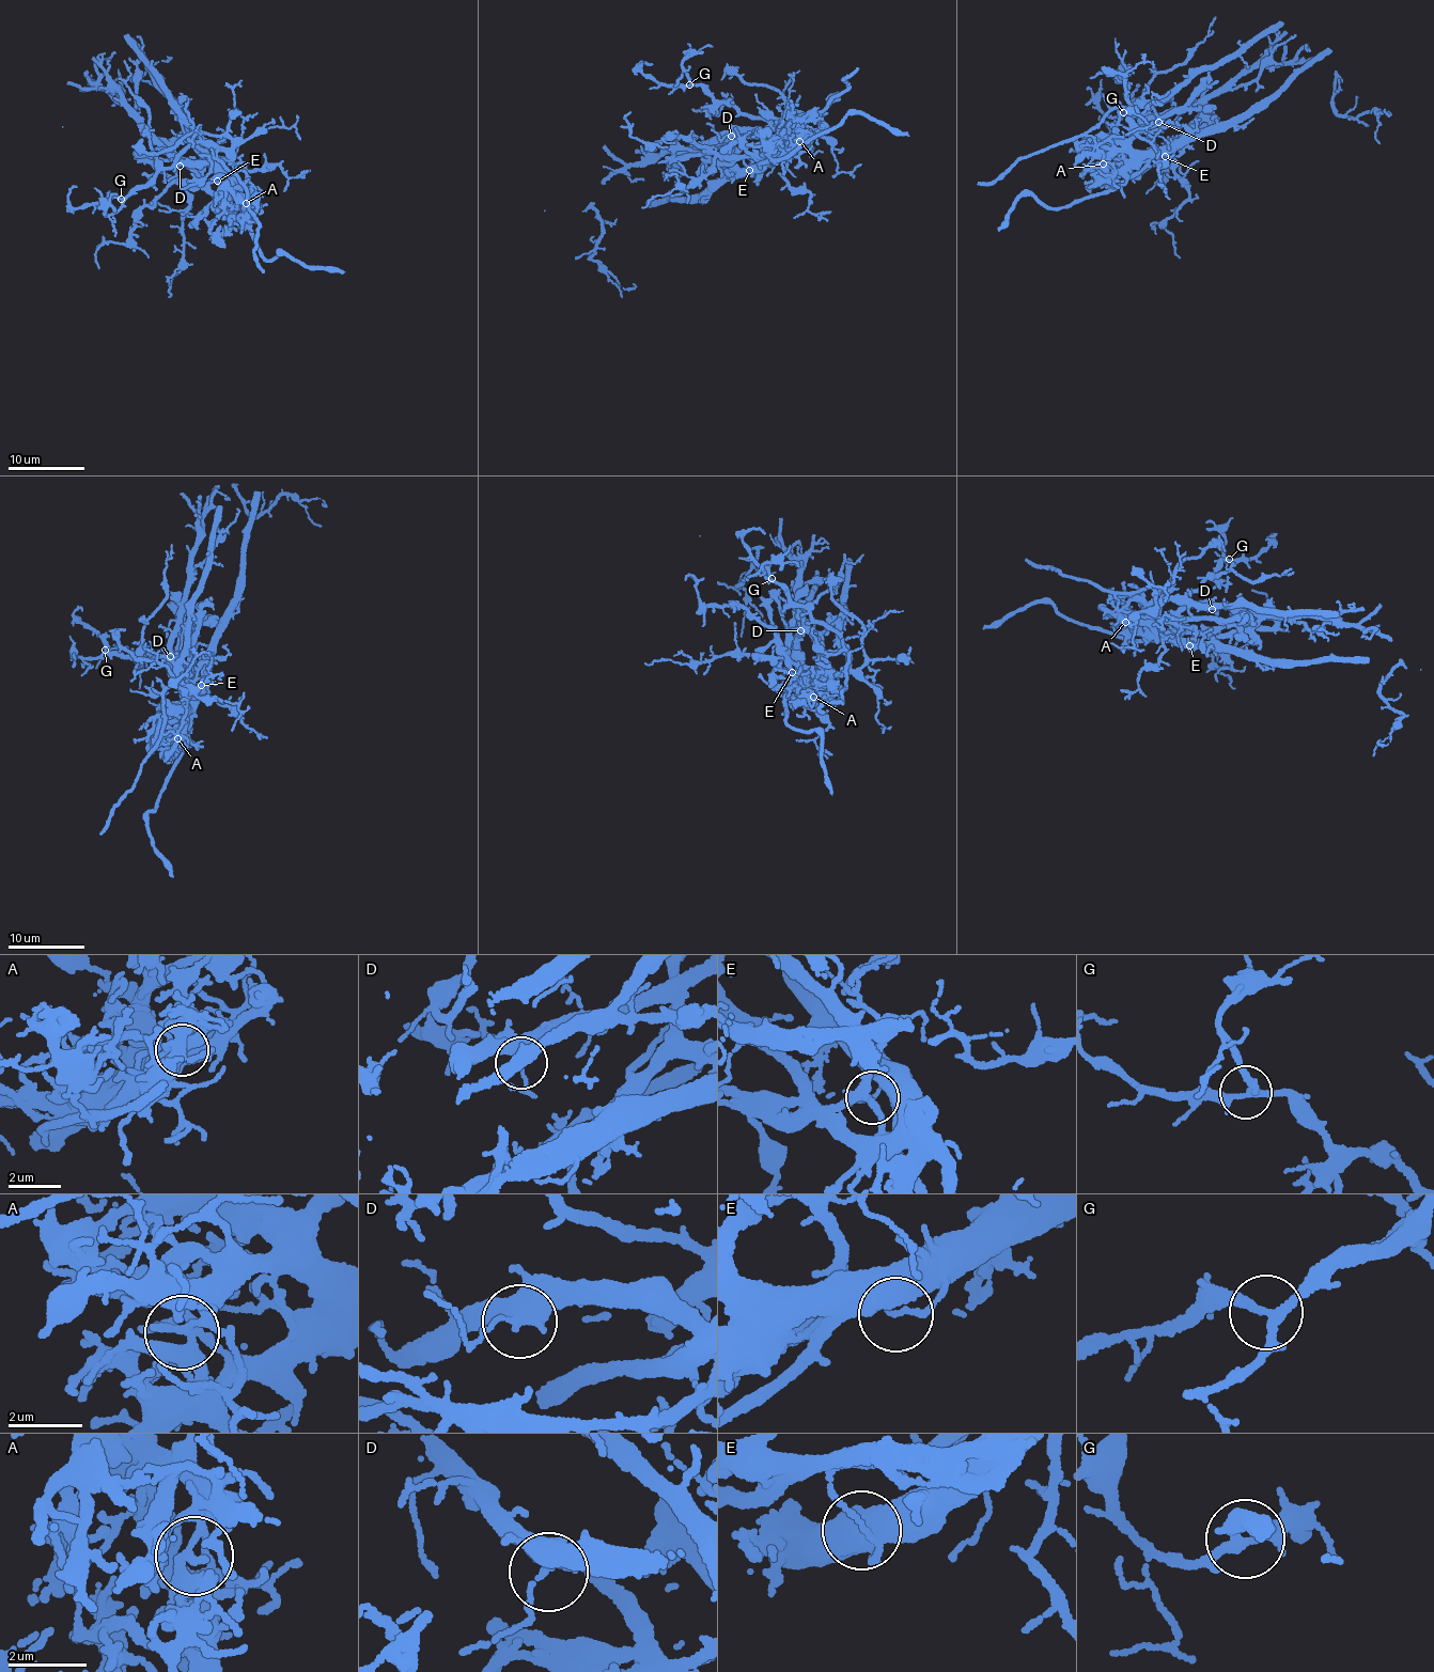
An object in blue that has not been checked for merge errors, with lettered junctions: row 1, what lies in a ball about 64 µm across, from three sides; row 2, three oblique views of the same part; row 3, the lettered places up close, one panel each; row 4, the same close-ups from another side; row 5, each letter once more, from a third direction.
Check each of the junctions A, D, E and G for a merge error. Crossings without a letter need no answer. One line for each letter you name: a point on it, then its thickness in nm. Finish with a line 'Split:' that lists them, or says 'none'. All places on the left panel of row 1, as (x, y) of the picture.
E: at (217, 181); 90 nm thick
Split: E

